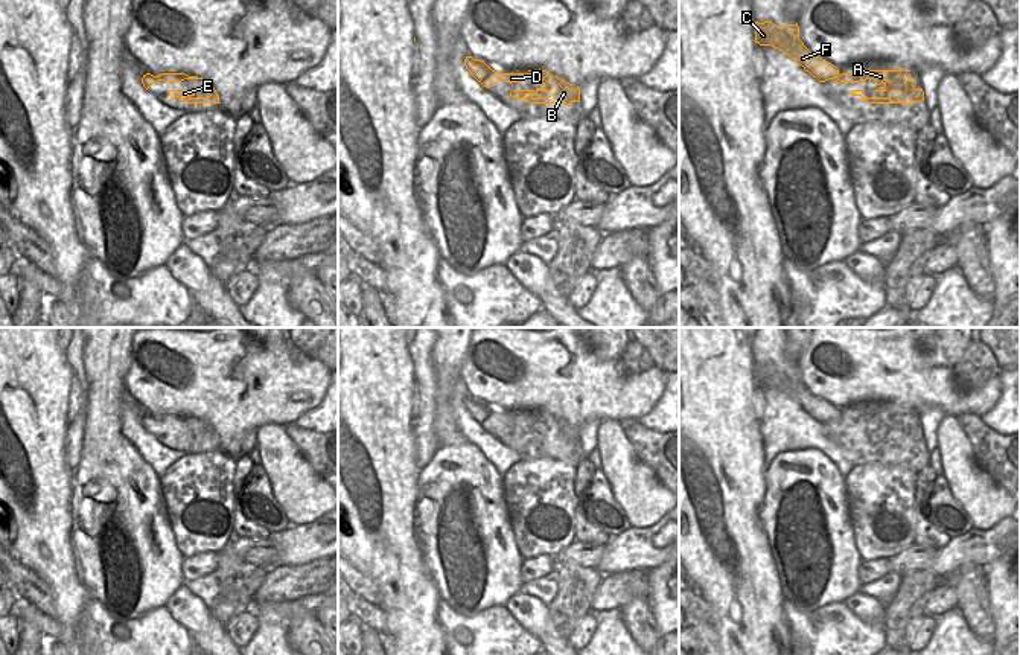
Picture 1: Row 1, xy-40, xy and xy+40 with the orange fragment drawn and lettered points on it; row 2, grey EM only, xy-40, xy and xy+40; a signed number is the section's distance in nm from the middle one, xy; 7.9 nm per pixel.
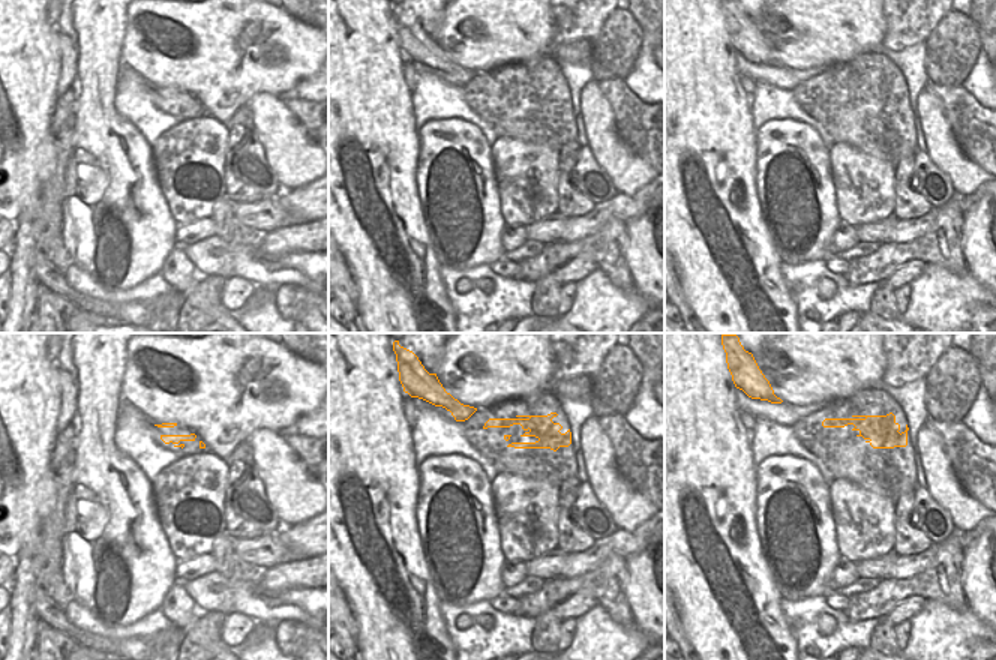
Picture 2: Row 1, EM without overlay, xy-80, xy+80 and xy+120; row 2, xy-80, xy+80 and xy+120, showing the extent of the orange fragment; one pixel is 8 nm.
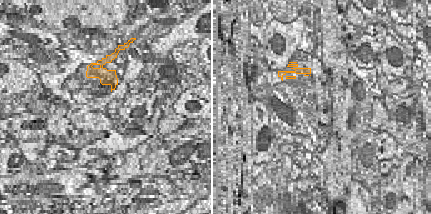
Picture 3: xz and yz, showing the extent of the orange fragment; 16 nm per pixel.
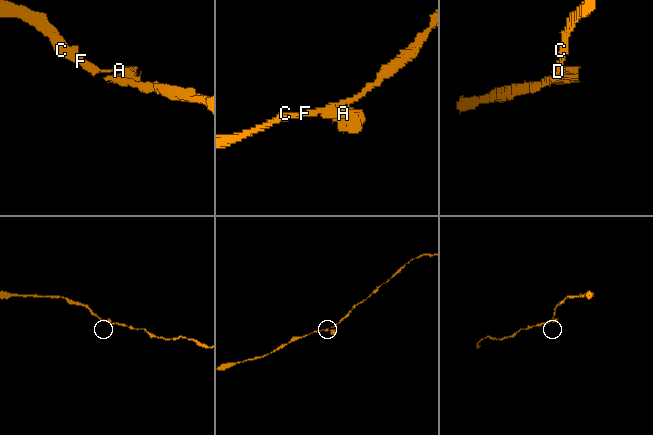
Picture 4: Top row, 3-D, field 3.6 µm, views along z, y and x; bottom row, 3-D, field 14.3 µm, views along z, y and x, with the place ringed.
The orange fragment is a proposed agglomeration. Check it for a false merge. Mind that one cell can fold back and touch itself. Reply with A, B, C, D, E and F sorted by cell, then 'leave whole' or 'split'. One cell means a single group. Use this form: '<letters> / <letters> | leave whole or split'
A B C D E F | leave whole

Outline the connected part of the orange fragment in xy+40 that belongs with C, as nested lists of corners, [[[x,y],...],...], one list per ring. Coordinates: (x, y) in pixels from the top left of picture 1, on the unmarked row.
[[[755,363],[755,384],[758,384],[760,387],[772,387],[784,393],[819,423],[825,423],[834,419],[837,420],[836,425],[863,423],[866,420],[874,420],[878,430],[872,433],[888,433],[891,436],[889,439],[865,439],[860,443],[904,445],[909,448],[913,443],[924,442],[923,430],[915,430],[913,427],[916,425],[916,422],[906,417],[906,414],[910,411],[869,411],[868,414],[840,416],[836,407],[813,396],[804,387],[804,384],[799,381],[798,364],[779,369],[772,363]]]

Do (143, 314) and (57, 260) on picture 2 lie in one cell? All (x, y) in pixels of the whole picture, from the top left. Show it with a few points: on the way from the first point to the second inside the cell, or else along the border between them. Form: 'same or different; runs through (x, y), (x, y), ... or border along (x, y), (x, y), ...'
different; border along (48, 249), (48, 258), (63, 273)

